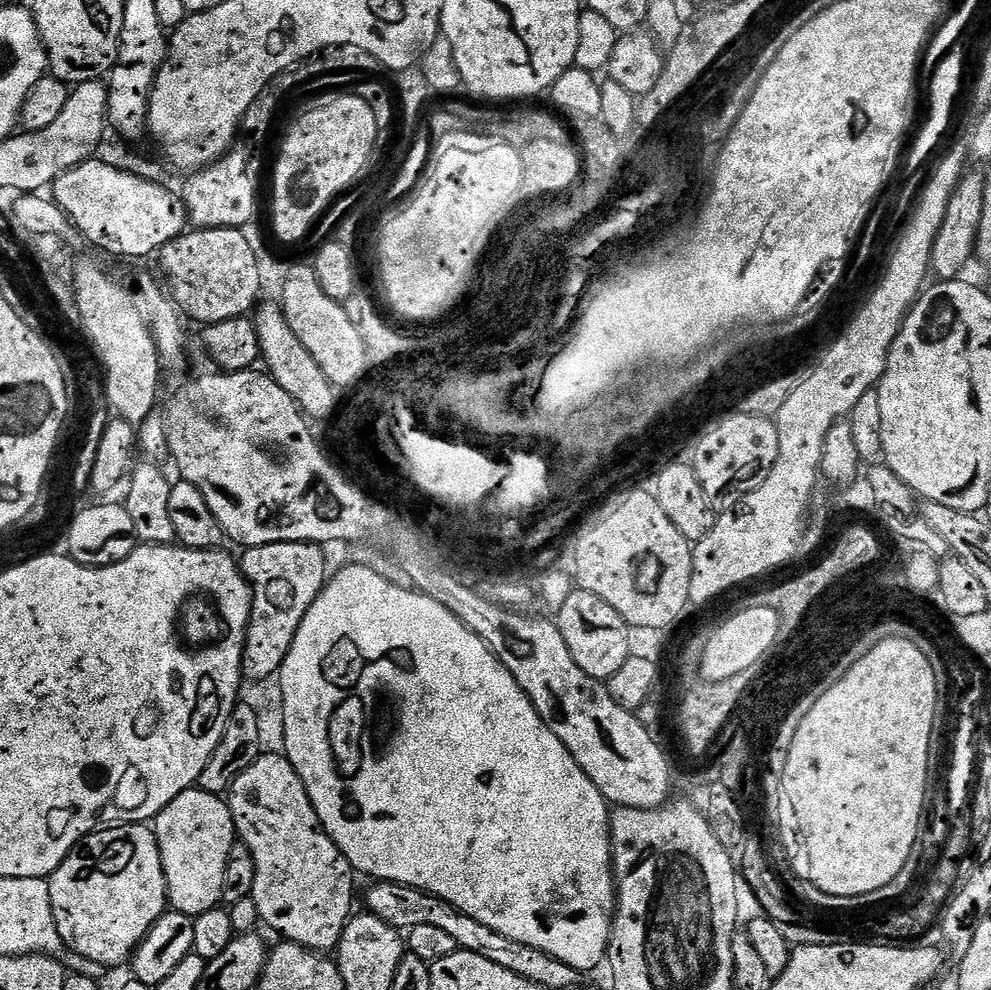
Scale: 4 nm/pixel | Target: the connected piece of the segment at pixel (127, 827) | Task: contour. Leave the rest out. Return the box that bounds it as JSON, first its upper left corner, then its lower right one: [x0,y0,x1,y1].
[48,823,169,968]

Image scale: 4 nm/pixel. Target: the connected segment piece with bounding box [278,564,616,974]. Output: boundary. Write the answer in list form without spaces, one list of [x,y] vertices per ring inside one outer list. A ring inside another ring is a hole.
[[[352,564],[349,568],[342,569],[336,577],[334,576],[325,583],[318,598],[310,606],[306,618],[302,618],[302,626],[298,626],[298,634],[290,646],[290,654],[286,654],[278,673],[281,702],[285,706],[283,716],[285,720],[285,750],[283,755],[288,757],[288,761],[292,763],[294,770],[302,778],[302,782],[306,786],[306,794],[318,814],[321,826],[324,827],[324,833],[335,842],[338,850],[342,850],[344,857],[351,862],[353,869],[359,875],[361,872],[364,876],[373,876],[371,879],[376,882],[389,880],[395,884],[414,886],[418,890],[434,894],[438,898],[450,902],[450,906],[454,906],[462,914],[466,914],[470,918],[478,918],[478,922],[482,922],[482,926],[490,926],[490,930],[494,930],[498,934],[506,934],[506,938],[514,938],[514,942],[534,946],[534,950],[542,950],[546,954],[558,958],[558,962],[566,962],[566,966],[570,966],[575,972],[587,974],[591,968],[596,968],[599,964],[603,965],[608,955],[608,939],[612,937],[612,918],[616,911],[616,877],[612,867],[610,805],[598,790],[598,786],[594,786],[594,782],[590,782],[590,778],[582,770],[582,766],[578,766],[578,762],[574,762],[570,750],[566,750],[566,746],[562,746],[558,734],[554,734],[554,730],[550,730],[550,726],[546,726],[546,722],[538,714],[538,710],[534,710],[534,702],[530,702],[530,698],[522,690],[522,686],[518,686],[514,674],[510,674],[510,670],[506,670],[506,666],[502,666],[499,658],[492,653],[490,646],[486,646],[486,642],[482,642],[482,638],[478,638],[478,634],[474,634],[474,630],[467,628],[458,617],[450,614],[450,610],[446,610],[446,606],[442,606],[442,602],[434,602],[434,598],[425,596],[423,592],[415,591],[411,587],[408,589],[403,588],[400,584],[391,584],[382,573],[375,572],[374,569],[367,568],[364,564]]]

